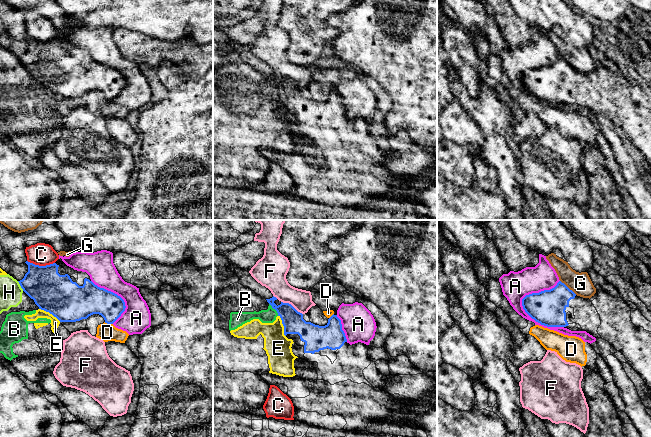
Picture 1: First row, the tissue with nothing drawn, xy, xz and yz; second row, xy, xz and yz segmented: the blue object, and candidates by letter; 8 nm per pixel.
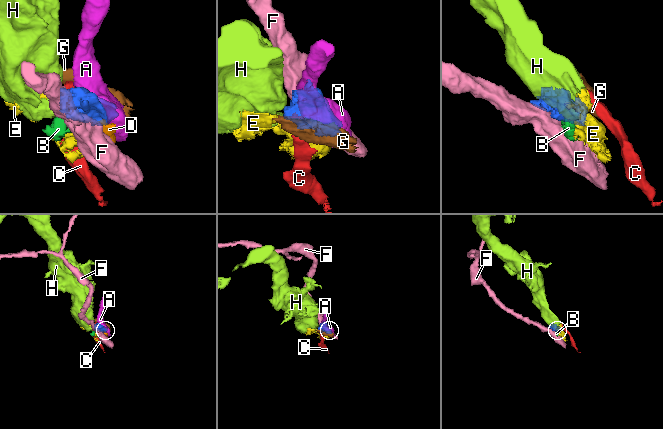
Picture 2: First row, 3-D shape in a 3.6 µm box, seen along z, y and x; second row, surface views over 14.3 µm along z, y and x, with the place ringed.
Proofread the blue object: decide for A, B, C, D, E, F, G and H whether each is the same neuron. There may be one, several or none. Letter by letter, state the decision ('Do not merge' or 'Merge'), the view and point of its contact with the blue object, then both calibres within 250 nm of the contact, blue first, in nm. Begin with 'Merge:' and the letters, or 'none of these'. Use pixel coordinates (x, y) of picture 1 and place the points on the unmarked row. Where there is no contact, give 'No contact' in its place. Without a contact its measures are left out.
Merge: none of these
A: Do not merge. Touches blue at yz (524, 73). Thickness 280 nm (blue) against 220 nm
B: Do not merge. Touches blue at xz (274, 84). Thickness 170 nm (blue) against 110 nm
C: Do not merge. Touches blue at xy (41, 42). Thickness 320 nm (blue) against 180 nm
D: Do not merge. Touches blue at xy (108, 99). Thickness 240 nm (blue) against 140 nm
E: Do not merge. Touches blue at xz (283, 101). Thickness 170 nm (blue) against 200 nm
F: Do not merge. Touches blue at xz (291, 81). Thickness 170 nm (blue) against 180 nm
G: Do not merge. Touches blue at yz (567, 63). Thickness 280 nm (blue) against 180 nm
H: Do not merge. Touches blue at xy (20, 61). Thickness 300 nm (blue) against 180 nm

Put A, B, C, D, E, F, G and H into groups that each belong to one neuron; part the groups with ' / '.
A / B E H / C / D / F / G

